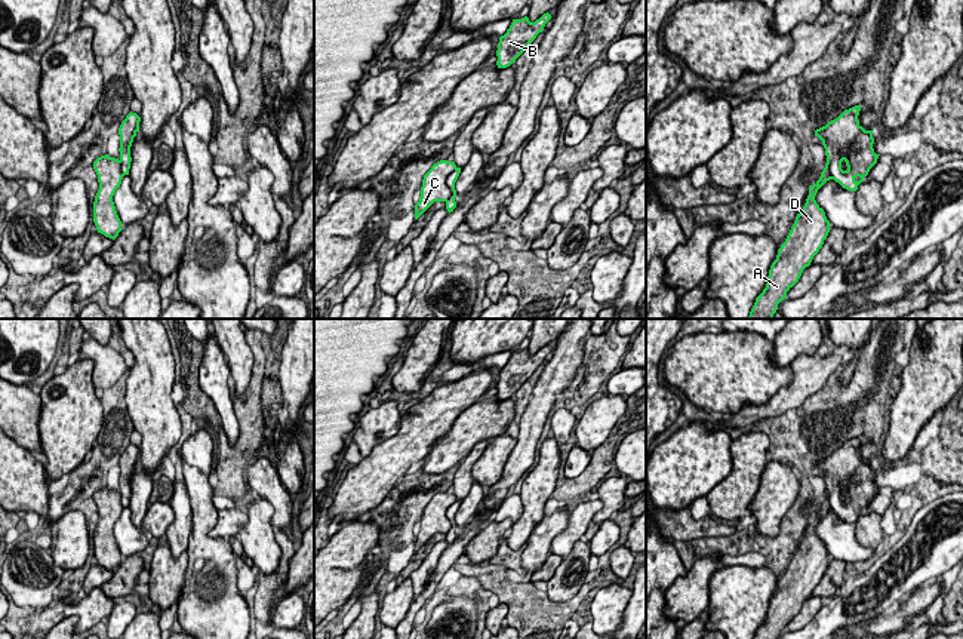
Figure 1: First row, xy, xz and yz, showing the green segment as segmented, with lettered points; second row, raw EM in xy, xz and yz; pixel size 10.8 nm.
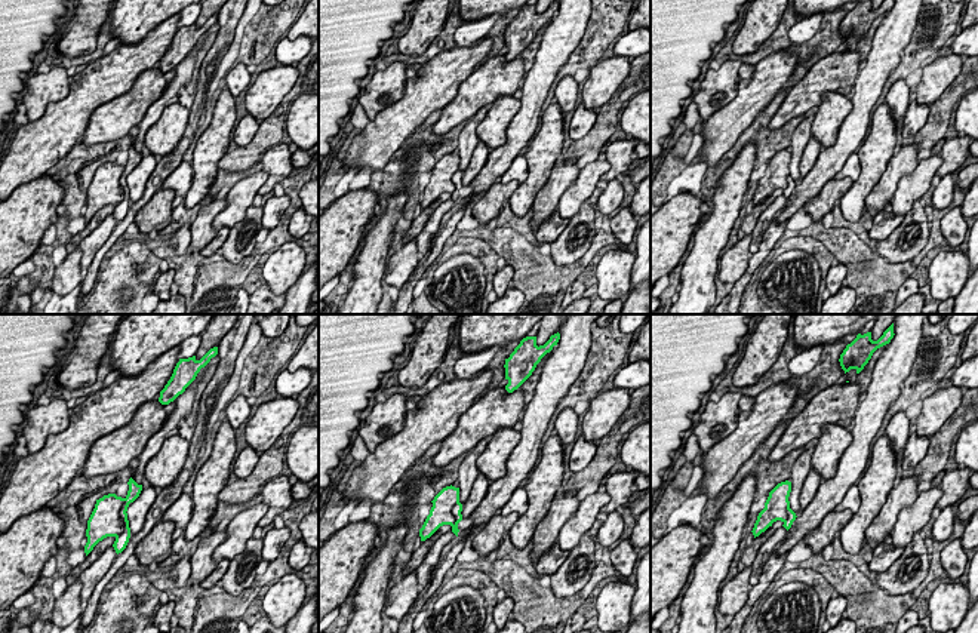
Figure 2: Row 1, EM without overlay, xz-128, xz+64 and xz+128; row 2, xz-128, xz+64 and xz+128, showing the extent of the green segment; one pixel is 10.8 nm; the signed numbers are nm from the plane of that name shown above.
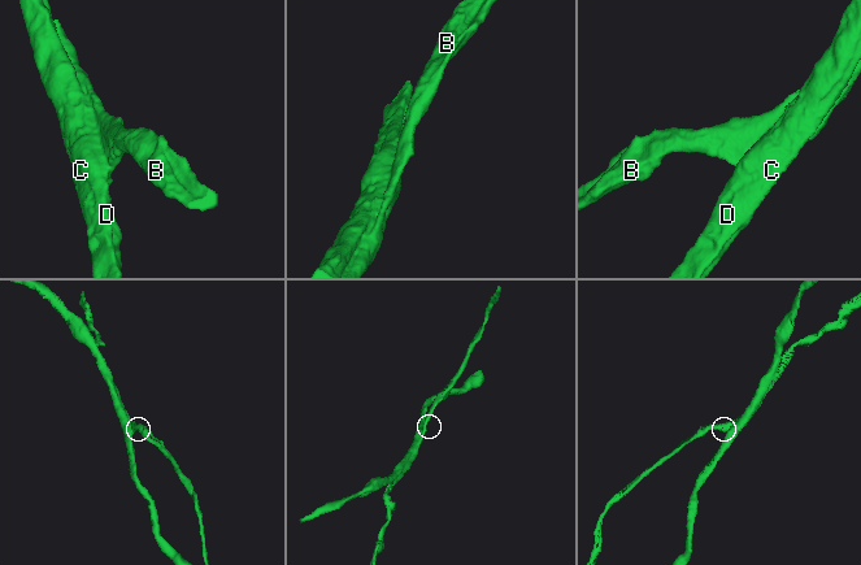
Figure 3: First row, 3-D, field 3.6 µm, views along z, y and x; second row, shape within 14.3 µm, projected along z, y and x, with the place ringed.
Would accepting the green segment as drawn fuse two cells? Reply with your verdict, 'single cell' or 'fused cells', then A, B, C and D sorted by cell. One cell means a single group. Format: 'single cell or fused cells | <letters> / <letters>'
fused cells | A C D / B

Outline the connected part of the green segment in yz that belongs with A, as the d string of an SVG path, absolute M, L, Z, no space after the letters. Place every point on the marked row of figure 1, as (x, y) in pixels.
M824 168L819 179L809 187L809 196L803 209L778 249L776 259L772 262L767 283L747 319L773 319L778 304L787 298L787 292L799 282L803 270L810 265L830 233L830 221L824 209L816 203L818 190L833 179L828 168Z

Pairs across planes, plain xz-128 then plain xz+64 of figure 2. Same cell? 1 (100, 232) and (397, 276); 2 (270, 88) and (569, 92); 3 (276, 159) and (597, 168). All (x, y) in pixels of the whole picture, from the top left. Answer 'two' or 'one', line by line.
1: one
2: two
3: two

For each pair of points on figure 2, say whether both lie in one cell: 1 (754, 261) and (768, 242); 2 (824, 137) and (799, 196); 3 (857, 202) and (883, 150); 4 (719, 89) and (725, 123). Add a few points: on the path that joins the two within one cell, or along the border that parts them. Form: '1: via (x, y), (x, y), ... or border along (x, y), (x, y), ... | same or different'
1: via (759, 257), (766, 246) | same
2: border along (845, 117), (836, 141), (826, 148) | different
3: via (861, 189), (869, 178), (872, 163) | same
4: border along (741, 79), (737, 94), (703, 122) | different

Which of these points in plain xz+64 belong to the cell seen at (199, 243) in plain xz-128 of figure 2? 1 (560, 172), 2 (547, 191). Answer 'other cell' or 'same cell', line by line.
1: same cell
2: same cell

